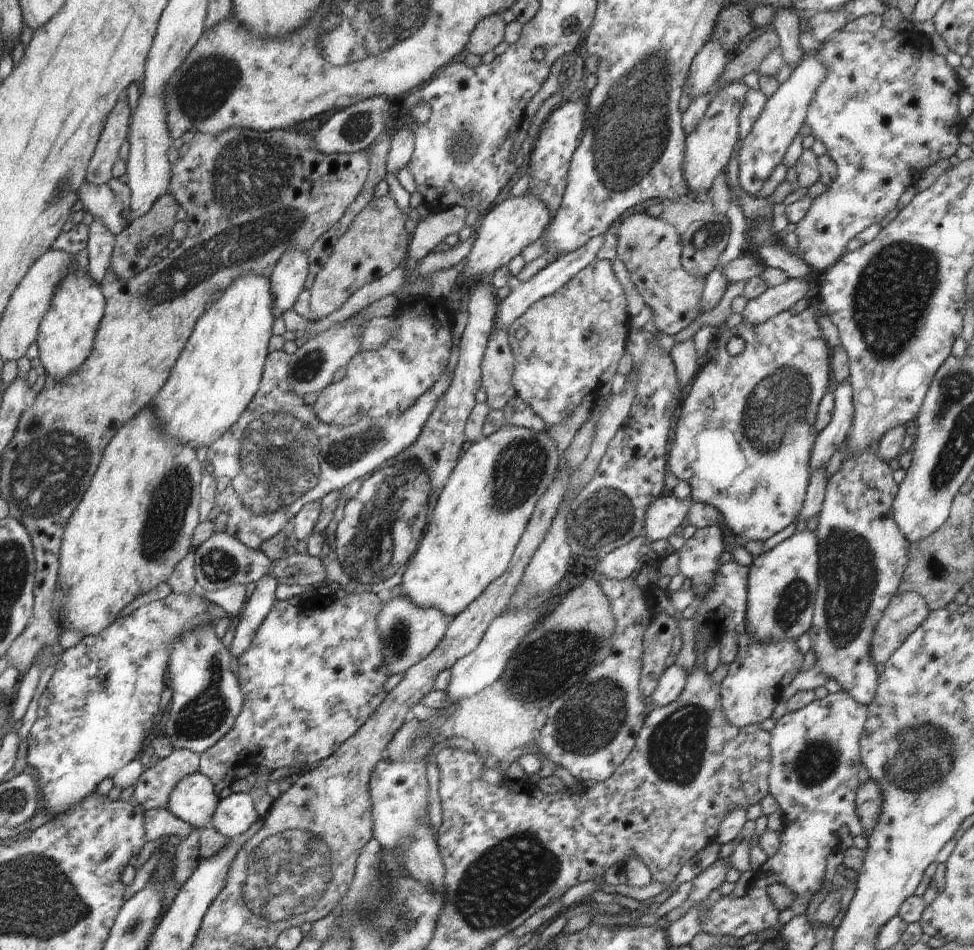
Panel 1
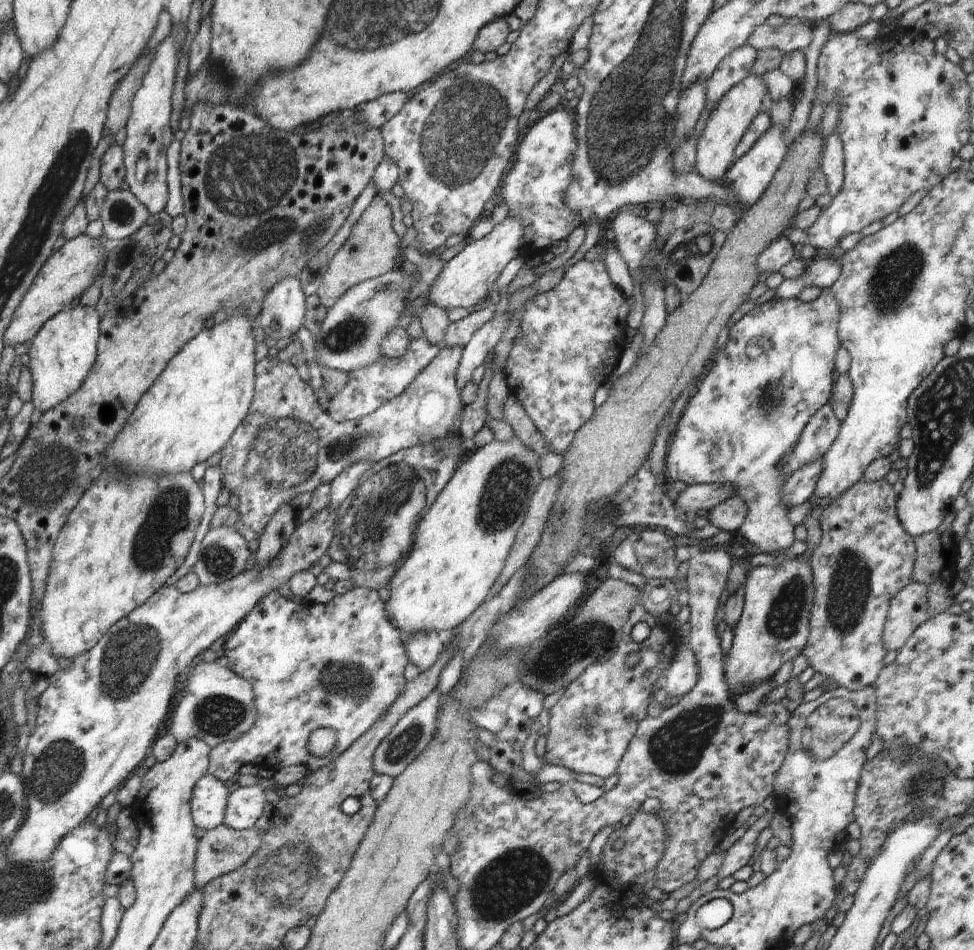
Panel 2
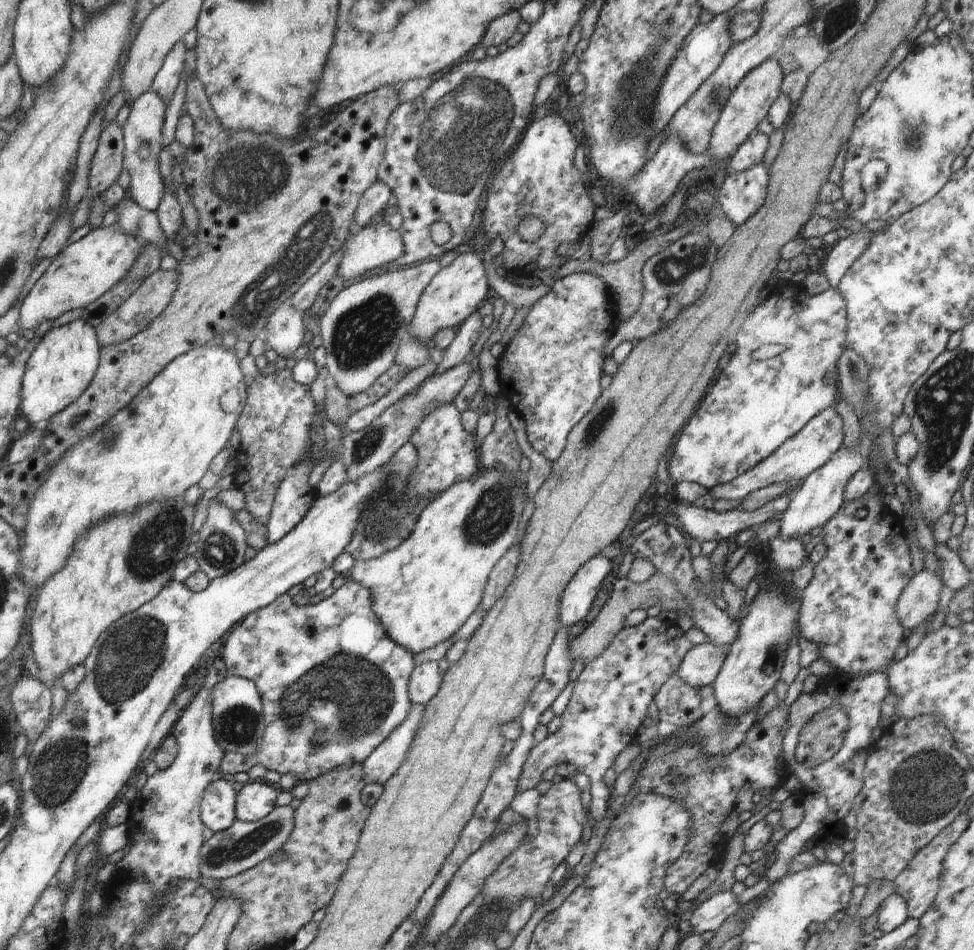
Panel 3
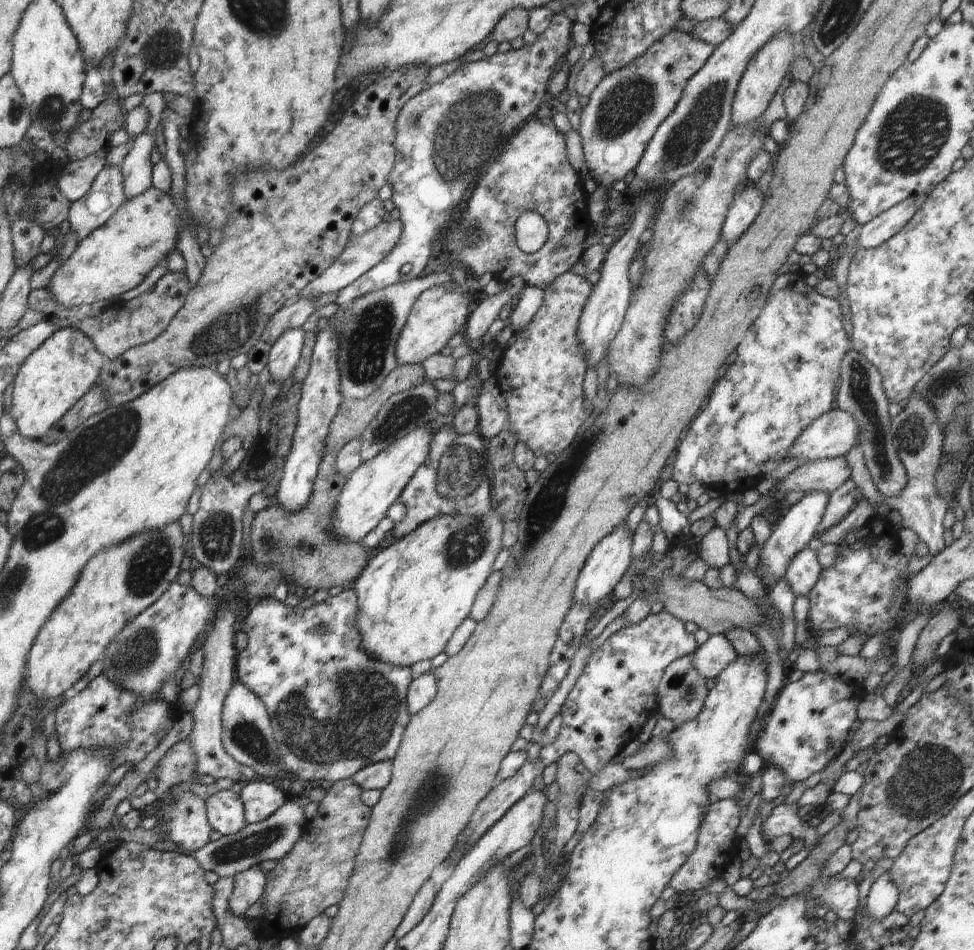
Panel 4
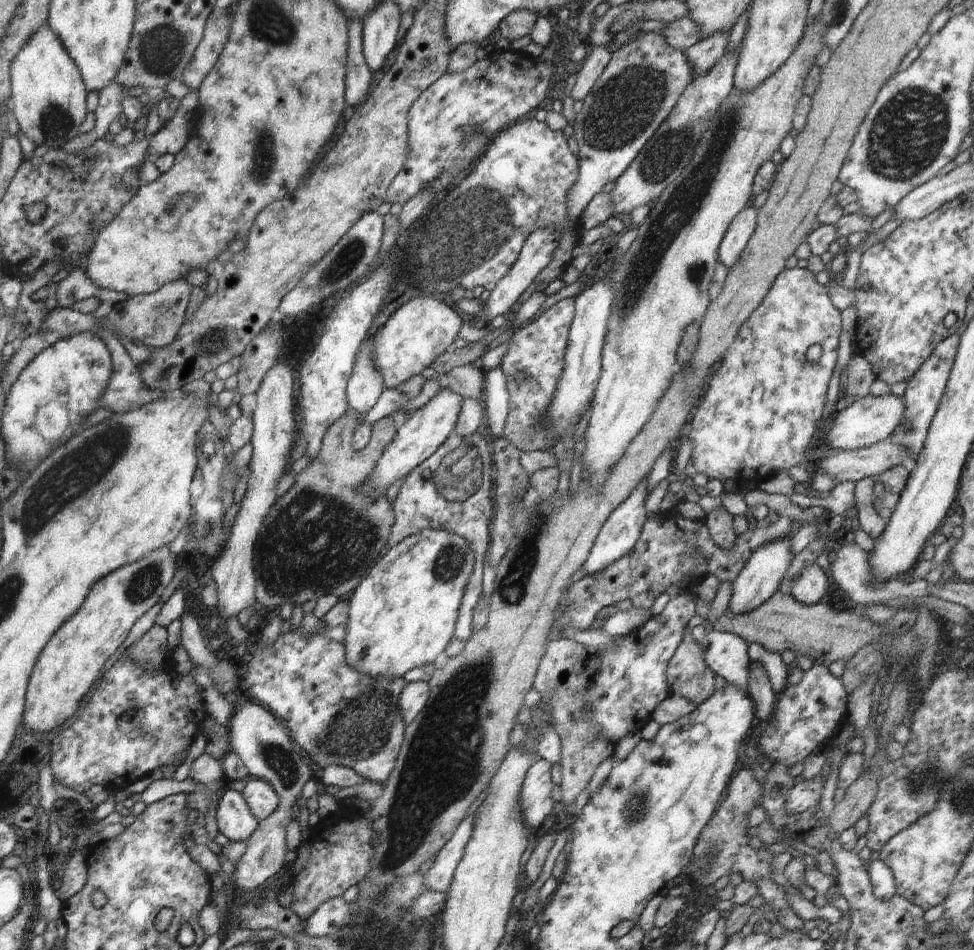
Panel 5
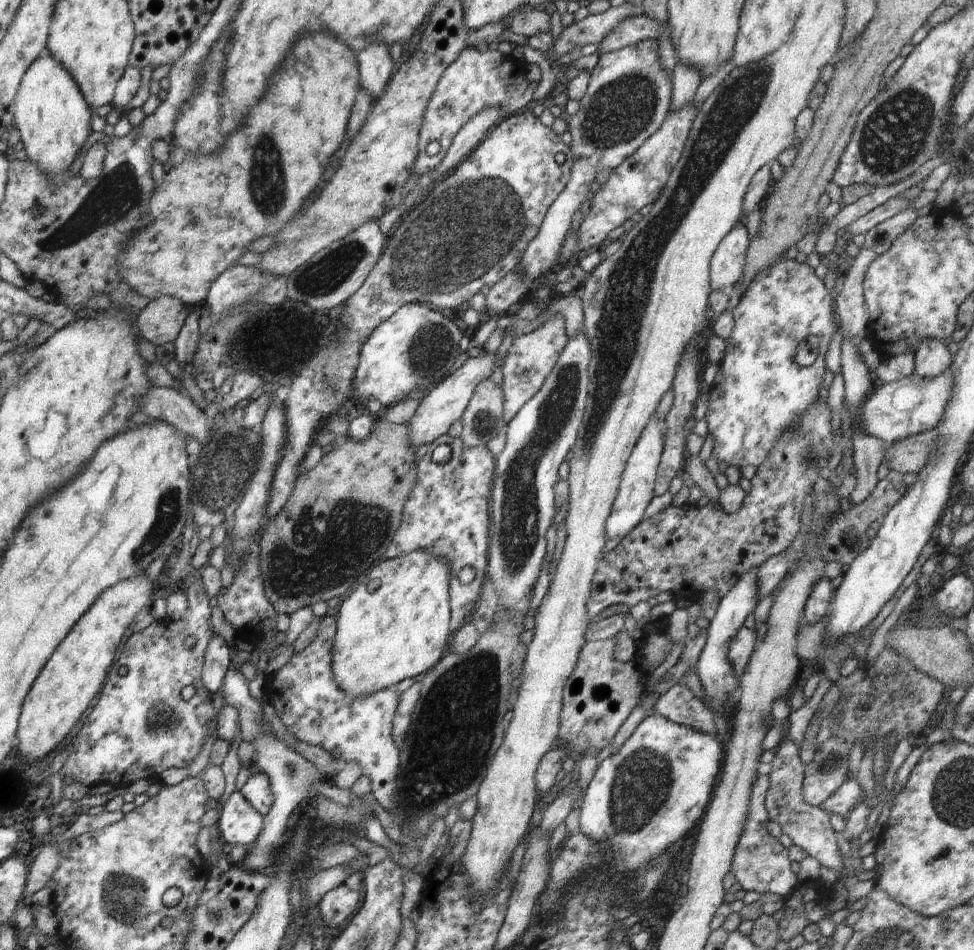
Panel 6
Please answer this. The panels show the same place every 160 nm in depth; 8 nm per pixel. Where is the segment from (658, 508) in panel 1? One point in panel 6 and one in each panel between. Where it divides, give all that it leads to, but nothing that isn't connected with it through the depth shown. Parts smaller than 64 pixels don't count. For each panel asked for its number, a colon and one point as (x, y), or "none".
2: (694, 497)
3: (809, 449)
4: (833, 434)
5: (869, 420)
6: (912, 405)

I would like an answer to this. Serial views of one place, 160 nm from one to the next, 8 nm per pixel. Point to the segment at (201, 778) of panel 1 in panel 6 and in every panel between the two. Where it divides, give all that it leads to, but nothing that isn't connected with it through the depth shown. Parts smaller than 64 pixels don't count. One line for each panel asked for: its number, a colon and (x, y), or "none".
2: (209, 799)
3: (217, 808)
4: (225, 812)
5: (234, 819)
6: (238, 824)

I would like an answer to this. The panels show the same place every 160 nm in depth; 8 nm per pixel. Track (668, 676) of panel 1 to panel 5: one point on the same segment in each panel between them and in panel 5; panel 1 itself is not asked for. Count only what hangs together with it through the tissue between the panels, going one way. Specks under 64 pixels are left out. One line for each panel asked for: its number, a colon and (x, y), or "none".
2: (682, 674)
3: (700, 666)
4: (713, 656)
5: (726, 654)

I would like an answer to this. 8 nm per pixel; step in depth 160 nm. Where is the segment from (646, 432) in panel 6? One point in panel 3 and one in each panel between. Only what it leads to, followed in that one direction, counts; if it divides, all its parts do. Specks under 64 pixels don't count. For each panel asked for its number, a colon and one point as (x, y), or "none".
3: (576, 599)
4: (607, 563)
5: (617, 537)

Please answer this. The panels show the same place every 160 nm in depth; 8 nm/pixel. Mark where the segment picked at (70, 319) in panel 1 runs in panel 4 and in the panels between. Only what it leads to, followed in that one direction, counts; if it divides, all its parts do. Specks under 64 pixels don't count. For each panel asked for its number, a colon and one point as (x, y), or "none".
2: (62, 353)
3: (62, 365)
4: (67, 364)

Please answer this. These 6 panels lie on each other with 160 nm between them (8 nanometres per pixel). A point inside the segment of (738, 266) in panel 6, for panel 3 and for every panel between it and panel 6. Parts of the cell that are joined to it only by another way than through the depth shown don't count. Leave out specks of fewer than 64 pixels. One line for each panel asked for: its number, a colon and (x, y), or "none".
3: (741, 194)
4: (743, 211)
5: (740, 230)

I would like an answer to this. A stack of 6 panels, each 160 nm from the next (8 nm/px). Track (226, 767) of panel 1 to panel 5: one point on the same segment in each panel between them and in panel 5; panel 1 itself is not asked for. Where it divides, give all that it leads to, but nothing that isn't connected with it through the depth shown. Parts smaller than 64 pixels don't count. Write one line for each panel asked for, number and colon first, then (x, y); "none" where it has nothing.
2: (340, 664)
3: (329, 667)
4: (335, 710)
5: (335, 715)

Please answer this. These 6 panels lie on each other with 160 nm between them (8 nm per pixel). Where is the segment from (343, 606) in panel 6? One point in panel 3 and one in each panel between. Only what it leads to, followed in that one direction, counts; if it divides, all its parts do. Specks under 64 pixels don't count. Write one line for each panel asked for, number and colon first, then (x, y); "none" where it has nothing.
3: (423, 591)
4: (414, 592)
5: (402, 615)

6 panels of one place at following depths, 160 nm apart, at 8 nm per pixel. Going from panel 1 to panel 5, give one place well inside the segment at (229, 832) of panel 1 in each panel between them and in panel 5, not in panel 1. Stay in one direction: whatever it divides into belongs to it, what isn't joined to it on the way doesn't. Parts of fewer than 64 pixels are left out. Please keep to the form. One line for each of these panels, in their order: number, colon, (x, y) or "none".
2: (245, 805)
3: (254, 801)
4: (261, 798)
5: (260, 797)

